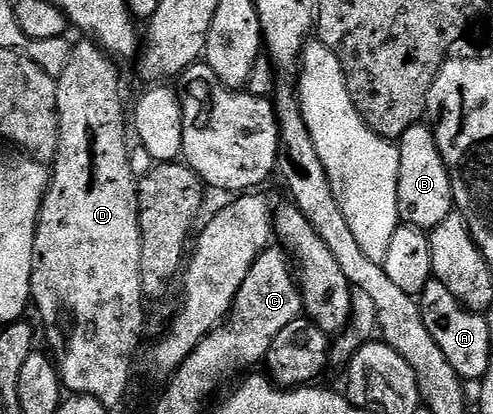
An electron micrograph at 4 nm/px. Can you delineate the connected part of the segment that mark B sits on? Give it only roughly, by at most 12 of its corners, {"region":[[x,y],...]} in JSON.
{"region":[[429,125],[408,128],[398,217],[427,232],[455,213],[448,168]]}

